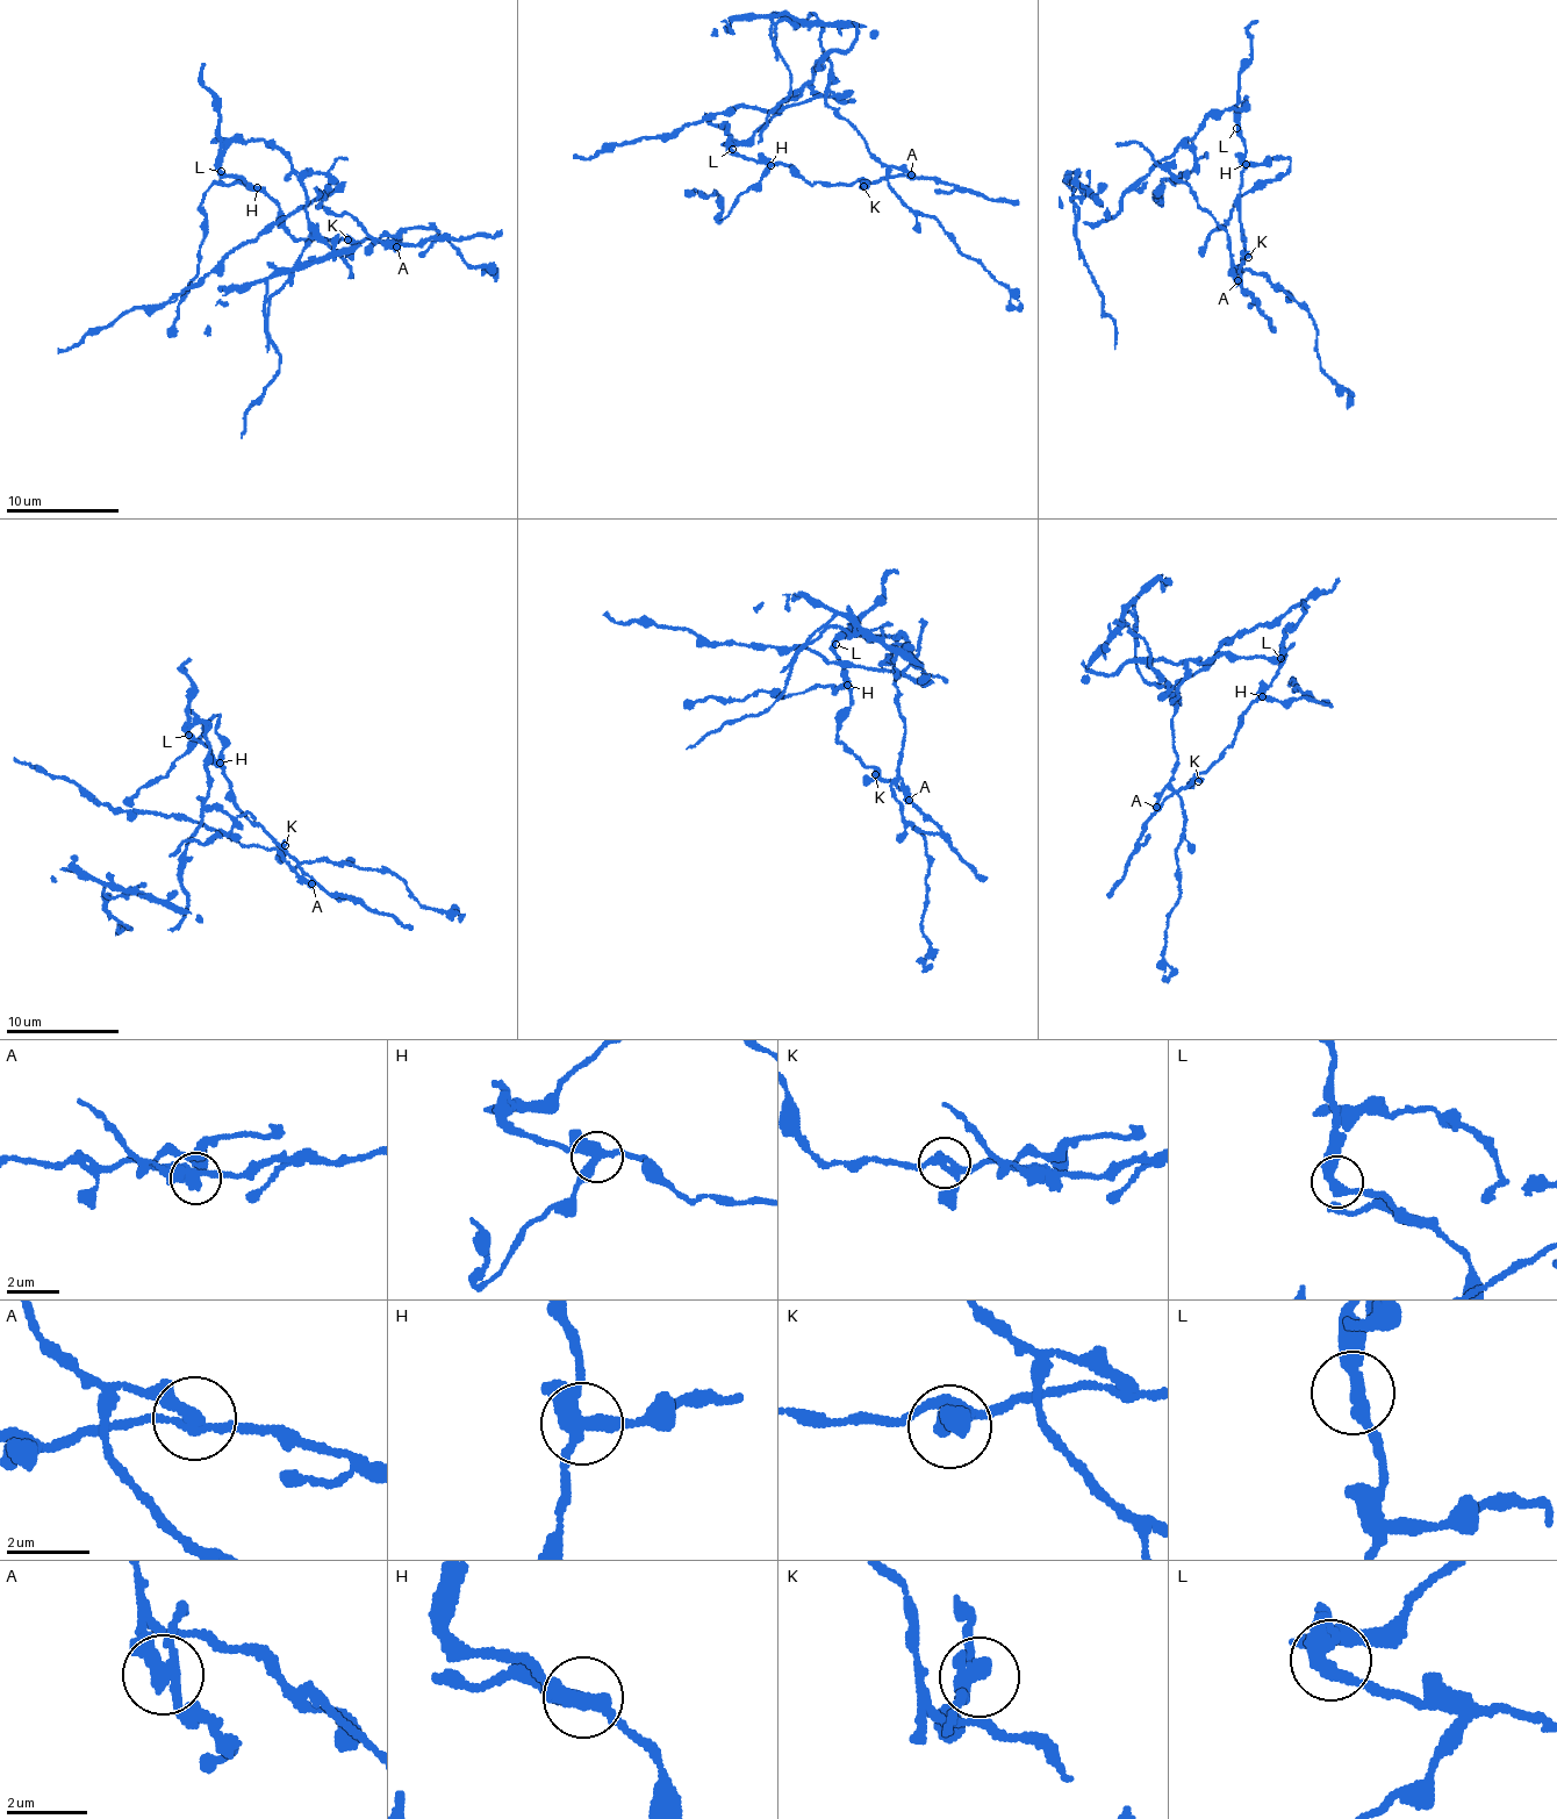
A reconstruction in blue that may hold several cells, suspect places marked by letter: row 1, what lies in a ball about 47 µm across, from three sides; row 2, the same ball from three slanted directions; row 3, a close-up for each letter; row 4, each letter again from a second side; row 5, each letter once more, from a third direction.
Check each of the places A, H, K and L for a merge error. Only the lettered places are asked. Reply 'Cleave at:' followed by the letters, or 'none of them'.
Cleave at: A, H

